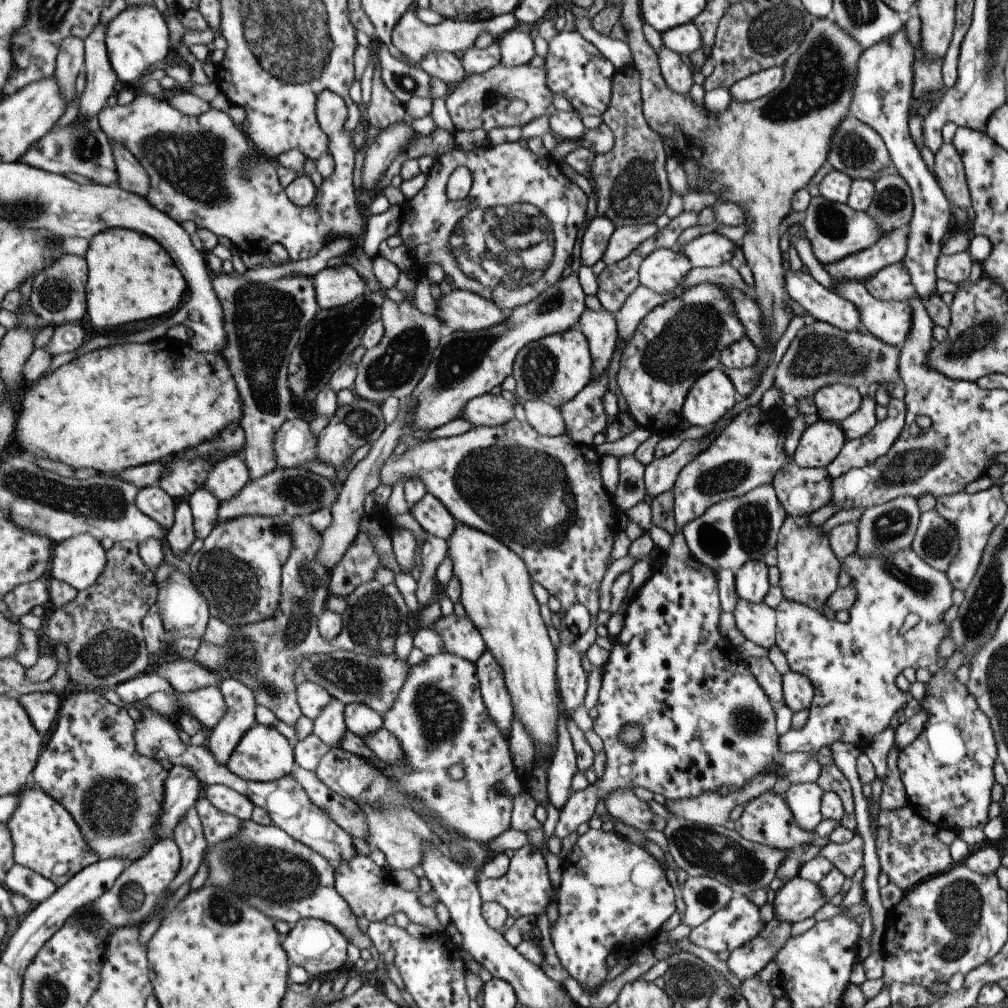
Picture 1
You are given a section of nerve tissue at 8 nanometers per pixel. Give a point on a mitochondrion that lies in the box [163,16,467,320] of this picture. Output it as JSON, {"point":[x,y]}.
{"point":[402,82]}

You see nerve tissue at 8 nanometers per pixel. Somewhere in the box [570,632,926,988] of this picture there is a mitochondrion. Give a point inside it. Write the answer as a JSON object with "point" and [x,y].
{"point":[701,847]}

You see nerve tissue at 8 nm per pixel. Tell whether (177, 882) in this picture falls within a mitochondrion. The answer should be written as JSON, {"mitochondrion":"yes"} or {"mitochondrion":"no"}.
{"mitochondrion":"no"}

